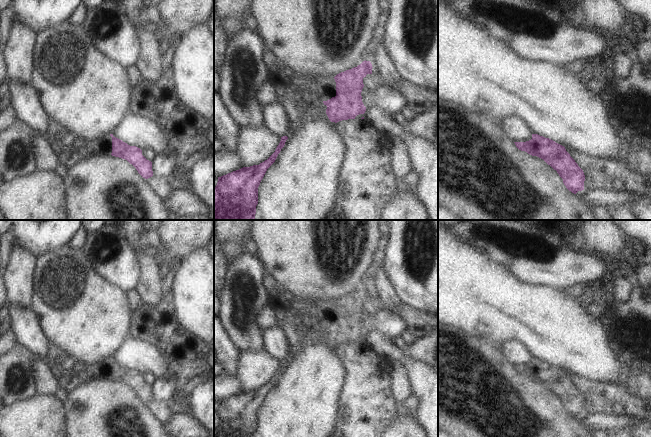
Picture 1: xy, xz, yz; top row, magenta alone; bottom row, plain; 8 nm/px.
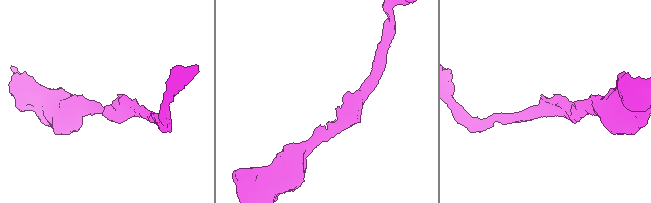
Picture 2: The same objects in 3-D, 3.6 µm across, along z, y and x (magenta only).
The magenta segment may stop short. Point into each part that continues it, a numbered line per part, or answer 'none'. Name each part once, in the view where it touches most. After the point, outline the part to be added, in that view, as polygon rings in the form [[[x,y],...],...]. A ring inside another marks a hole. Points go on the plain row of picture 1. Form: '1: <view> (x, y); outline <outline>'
1: xz (325, 310); outline [[[278,291],[278,295],[271,298],[268,305],[272,307],[279,318],[286,317],[289,312],[294,315],[294,322],[298,330],[304,329],[304,314],[309,312],[313,317],[319,319],[322,325],[327,325],[336,320],[335,300],[311,300],[304,301],[300,298],[294,298],[292,305],[288,304],[288,295],[285,291]]]

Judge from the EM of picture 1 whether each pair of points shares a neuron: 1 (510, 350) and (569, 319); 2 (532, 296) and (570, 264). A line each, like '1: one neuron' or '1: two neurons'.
1: two neurons
2: two neurons

